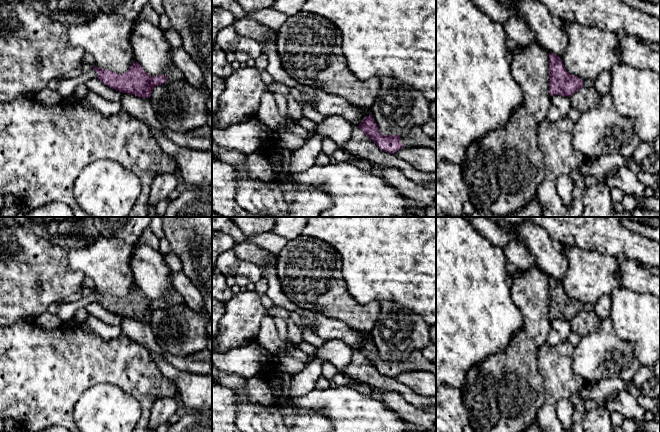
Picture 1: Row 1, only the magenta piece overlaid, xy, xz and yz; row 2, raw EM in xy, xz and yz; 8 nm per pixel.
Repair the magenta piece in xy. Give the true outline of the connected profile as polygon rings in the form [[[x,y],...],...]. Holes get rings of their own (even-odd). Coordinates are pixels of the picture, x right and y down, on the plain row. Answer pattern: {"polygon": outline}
{"polygon": [[[135,286],[125,297],[117,298],[93,290],[98,297],[98,303],[105,309],[122,317],[129,317],[142,322],[149,322],[157,309],[167,309],[175,305],[186,304],[184,297],[176,290],[168,297],[152,301],[138,286]]]}

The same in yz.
{"polygon": [[[549,277],[549,318],[571,321],[583,311],[581,302],[566,295],[562,283],[554,277]]]}

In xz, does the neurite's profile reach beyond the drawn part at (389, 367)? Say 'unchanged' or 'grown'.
grown

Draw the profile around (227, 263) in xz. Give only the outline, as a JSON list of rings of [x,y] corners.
[[[232,249],[221,253],[216,261],[215,269],[220,271],[224,276],[235,276],[241,260]]]

